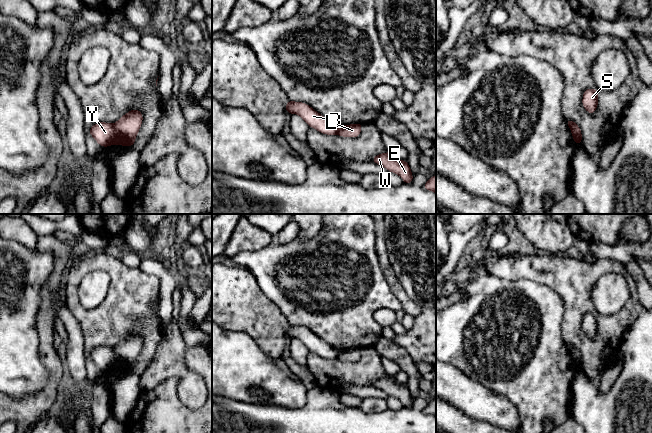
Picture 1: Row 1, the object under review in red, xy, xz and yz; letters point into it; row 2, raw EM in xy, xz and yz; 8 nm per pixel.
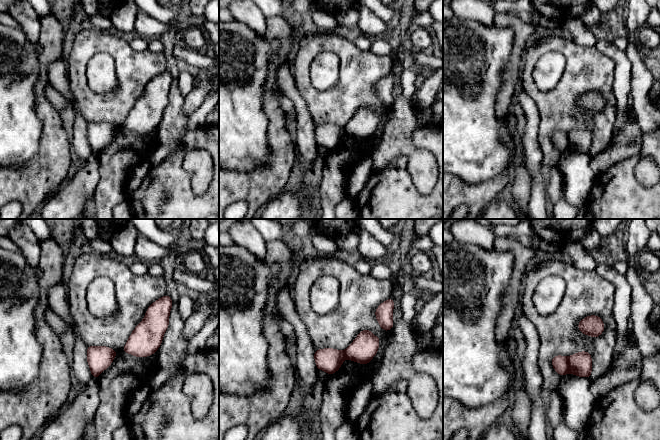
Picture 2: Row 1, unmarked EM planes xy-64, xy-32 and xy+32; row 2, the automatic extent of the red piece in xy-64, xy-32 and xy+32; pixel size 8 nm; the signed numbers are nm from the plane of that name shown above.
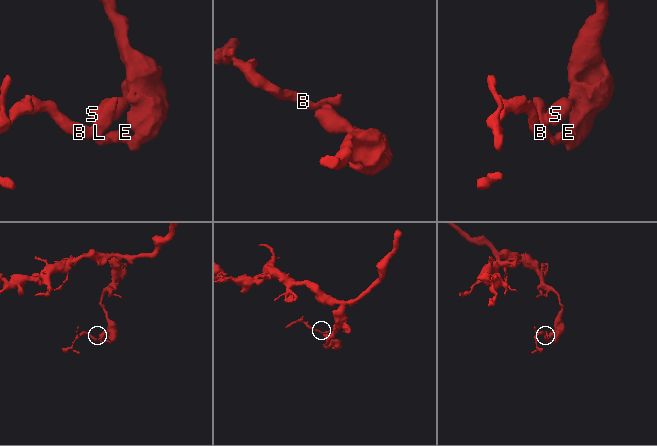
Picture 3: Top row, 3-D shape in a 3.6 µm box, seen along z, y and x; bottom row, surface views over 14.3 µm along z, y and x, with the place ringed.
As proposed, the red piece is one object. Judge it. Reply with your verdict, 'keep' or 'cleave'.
cleave

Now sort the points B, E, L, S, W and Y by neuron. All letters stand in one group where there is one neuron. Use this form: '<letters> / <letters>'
B Y / E L S W

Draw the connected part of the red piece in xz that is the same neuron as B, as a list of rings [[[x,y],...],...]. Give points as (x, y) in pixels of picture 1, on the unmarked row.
[[[289,324],[286,327],[285,333],[289,338],[297,338],[302,341],[310,352],[314,352],[320,357],[325,359],[338,358],[338,349],[326,343],[306,327]]]

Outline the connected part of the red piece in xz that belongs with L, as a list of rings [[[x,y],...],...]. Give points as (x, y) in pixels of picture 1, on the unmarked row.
[[[360,347],[339,350],[338,359],[341,361],[357,362],[362,354]]]

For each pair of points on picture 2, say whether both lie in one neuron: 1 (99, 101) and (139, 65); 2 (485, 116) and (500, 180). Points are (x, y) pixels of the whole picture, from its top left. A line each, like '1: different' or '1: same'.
1: same
2: different

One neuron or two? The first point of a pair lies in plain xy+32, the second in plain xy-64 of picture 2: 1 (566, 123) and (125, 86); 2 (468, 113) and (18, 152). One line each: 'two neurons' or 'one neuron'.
1: one neuron
2: one neuron

